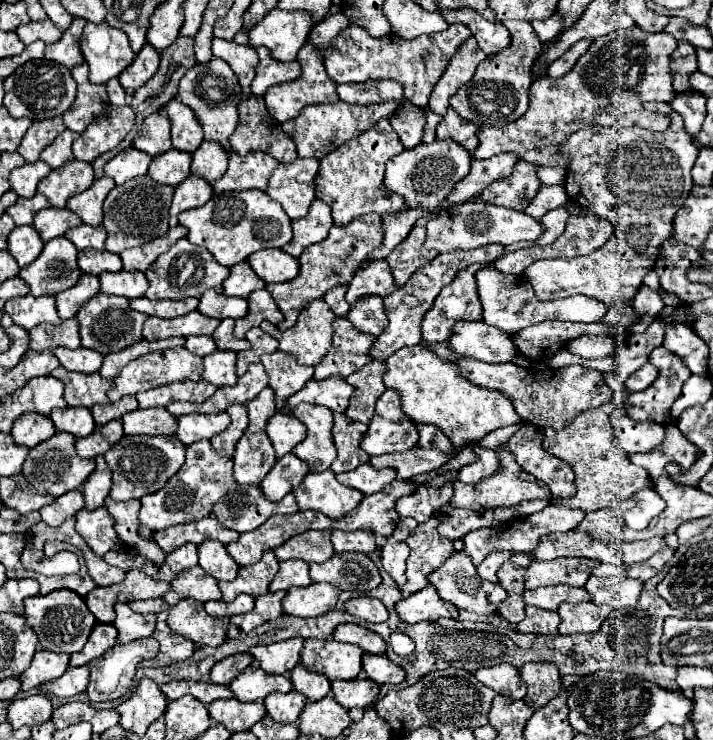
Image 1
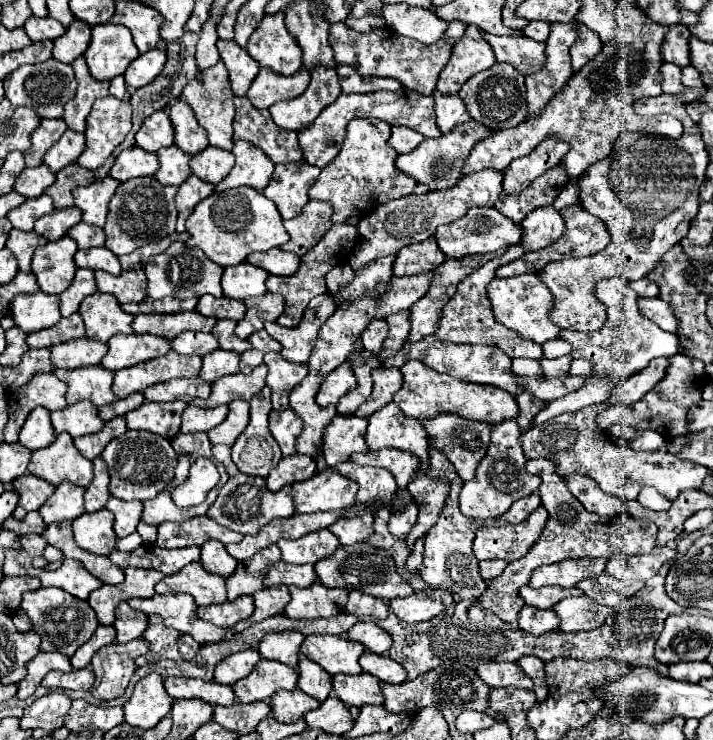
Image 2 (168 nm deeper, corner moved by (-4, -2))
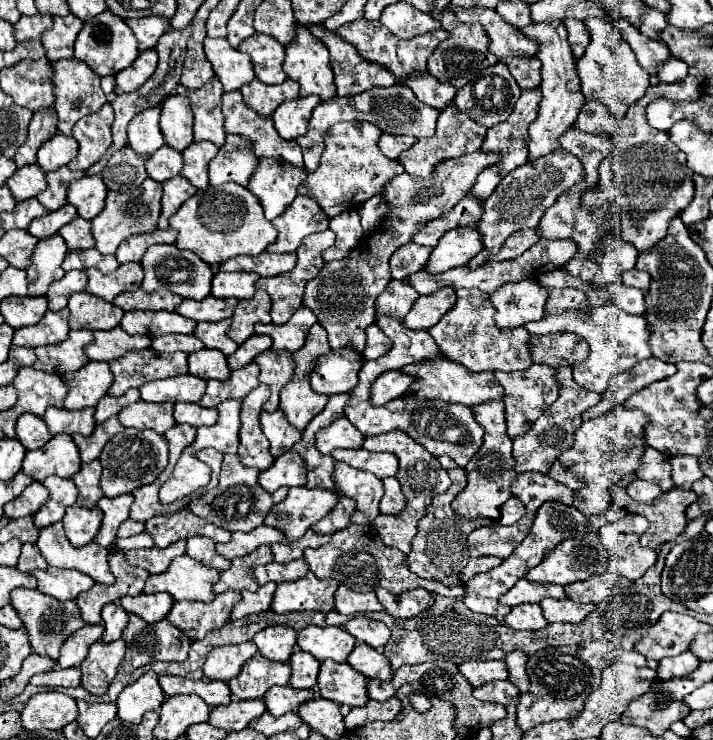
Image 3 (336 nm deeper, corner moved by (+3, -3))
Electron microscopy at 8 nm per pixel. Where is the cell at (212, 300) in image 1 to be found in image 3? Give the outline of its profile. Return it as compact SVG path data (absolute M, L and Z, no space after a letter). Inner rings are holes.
M213 295L195 301L195 299L183 299L183 303L177 305L177 313L193 319L193 321L217 322L233 315L233 309L237 305L237 299L217 299Z

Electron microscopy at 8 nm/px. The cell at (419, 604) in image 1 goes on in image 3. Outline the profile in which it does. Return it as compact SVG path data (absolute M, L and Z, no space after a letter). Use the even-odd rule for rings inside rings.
M421 587L405 591L401 595L389 593L385 589L377 589L375 593L377 593L379 601L383 603L385 611L393 617L399 617L399 619L409 619L409 617L429 609L429 605L433 605L433 595Z

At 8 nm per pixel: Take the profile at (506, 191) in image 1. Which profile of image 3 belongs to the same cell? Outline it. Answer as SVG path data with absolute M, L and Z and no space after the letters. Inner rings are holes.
M551 19L545 23L529 23L527 27L521 29L521 33L529 39L537 39L541 43L541 55L539 61L543 63L543 83L541 83L541 93L543 99L539 103L539 115L535 123L529 127L529 161L537 159L539 155L547 155L561 145L557 143L559 135L571 127L585 103L585 97L581 95L581 85L577 79L577 69L575 69L575 57L571 53L571 47L567 43L567 31L561 19Z

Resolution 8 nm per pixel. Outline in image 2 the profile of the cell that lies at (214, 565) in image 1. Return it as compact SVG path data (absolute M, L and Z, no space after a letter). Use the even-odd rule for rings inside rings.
M208 540L200 550L202 550L200 564L204 566L204 570L208 570L212 574L228 578L236 570L236 566L238 566L238 560L232 558L226 552L224 544L218 542L218 540Z

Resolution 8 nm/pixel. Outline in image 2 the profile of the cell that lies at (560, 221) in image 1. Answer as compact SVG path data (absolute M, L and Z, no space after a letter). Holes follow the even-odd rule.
M522 244L510 246L500 258L488 260L484 262L480 268L472 270L472 274L468 274L458 286L456 286L456 294L450 298L450 302L442 308L442 316L438 322L438 330L434 332L434 336L438 340L444 342L456 342L456 344L496 344L498 348L502 348L510 358L534 358L540 360L542 358L542 346L536 342L524 342L524 338L516 338L516 334L512 334L510 330L504 330L504 326L500 326L500 322L496 322L496 318L492 318L492 306L488 304L486 298L486 286L488 282L494 278L496 270L512 260L518 260L520 256L526 254L526 248Z

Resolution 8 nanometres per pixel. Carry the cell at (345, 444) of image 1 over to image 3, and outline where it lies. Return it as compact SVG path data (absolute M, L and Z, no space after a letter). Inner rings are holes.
M341 417L341 419L333 421L329 427L317 431L315 439L317 439L315 447L323 455L329 455L337 447L341 447L341 449L359 449L363 445L365 435L353 423L349 423L349 419Z

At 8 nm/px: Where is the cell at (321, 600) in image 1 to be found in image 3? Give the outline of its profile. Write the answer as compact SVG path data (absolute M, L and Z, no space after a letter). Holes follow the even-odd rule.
M311 571L297 581L283 581L273 595L271 611L333 611L333 593L339 583L335 579L317 579Z

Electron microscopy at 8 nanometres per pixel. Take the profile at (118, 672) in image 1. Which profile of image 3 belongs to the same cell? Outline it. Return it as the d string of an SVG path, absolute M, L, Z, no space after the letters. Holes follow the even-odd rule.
M117 639L113 643L95 641L89 647L89 655L81 663L83 673L81 685L93 695L103 695L111 685L119 663L123 661L123 653L125 653L123 639Z

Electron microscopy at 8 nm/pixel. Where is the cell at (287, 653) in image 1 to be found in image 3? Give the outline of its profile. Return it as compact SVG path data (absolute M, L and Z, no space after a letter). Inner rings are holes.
M269 625L267 629L259 631L253 637L253 643L257 645L263 657L275 659L275 661L287 661L293 653L295 637L297 633L289 625Z

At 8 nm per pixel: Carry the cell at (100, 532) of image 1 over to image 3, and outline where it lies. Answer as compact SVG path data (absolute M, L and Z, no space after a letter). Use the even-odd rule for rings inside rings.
M73 505L67 509L63 517L63 525L65 525L65 533L71 545L83 547L93 541L93 537L97 535L101 527L101 509L99 507L85 509L85 507Z

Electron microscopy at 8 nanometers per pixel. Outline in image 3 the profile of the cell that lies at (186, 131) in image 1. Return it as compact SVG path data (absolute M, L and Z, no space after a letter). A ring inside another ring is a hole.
M185 93L171 95L161 105L161 131L165 143L177 151L185 151L193 143L193 113Z

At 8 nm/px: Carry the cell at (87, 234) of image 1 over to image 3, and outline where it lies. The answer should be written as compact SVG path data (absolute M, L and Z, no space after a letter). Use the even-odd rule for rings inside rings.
M75 217L71 223L59 229L59 235L65 239L69 249L89 249L95 247L95 239L91 235L91 221L83 217Z

